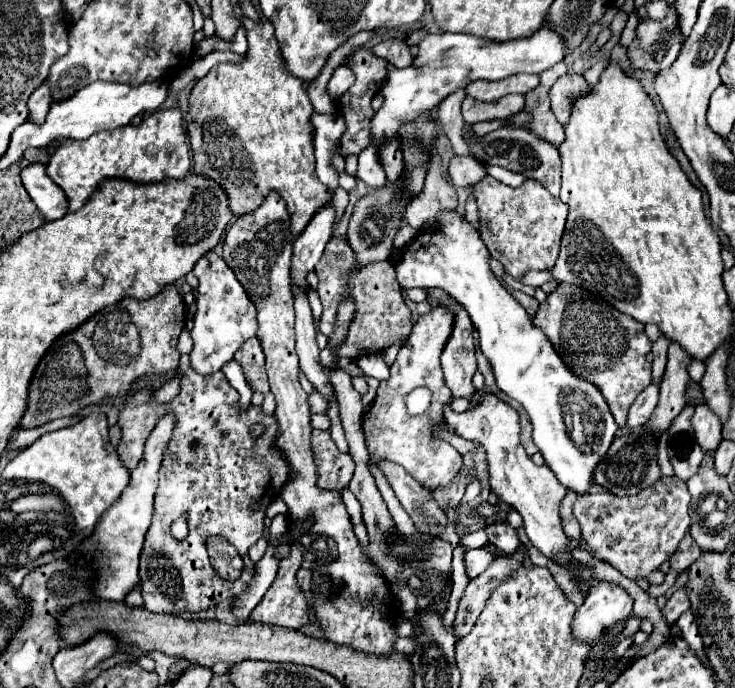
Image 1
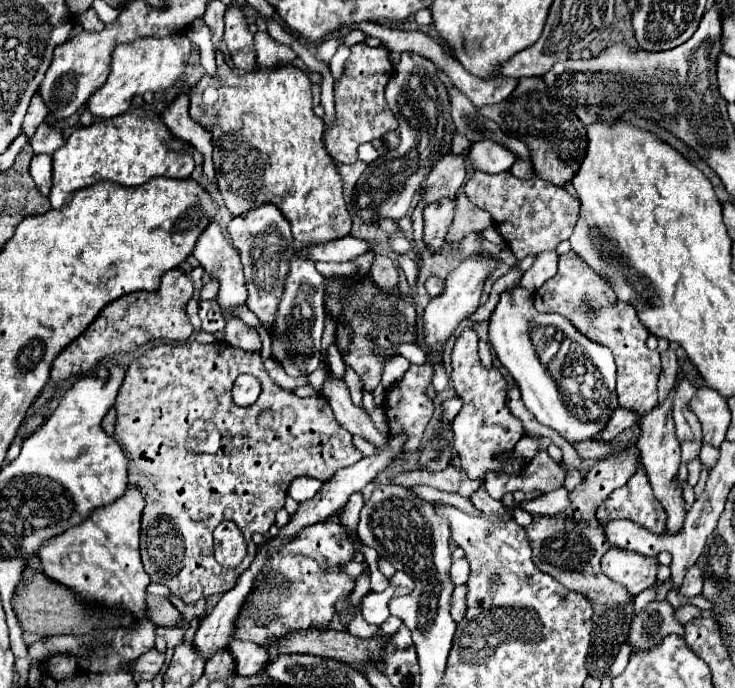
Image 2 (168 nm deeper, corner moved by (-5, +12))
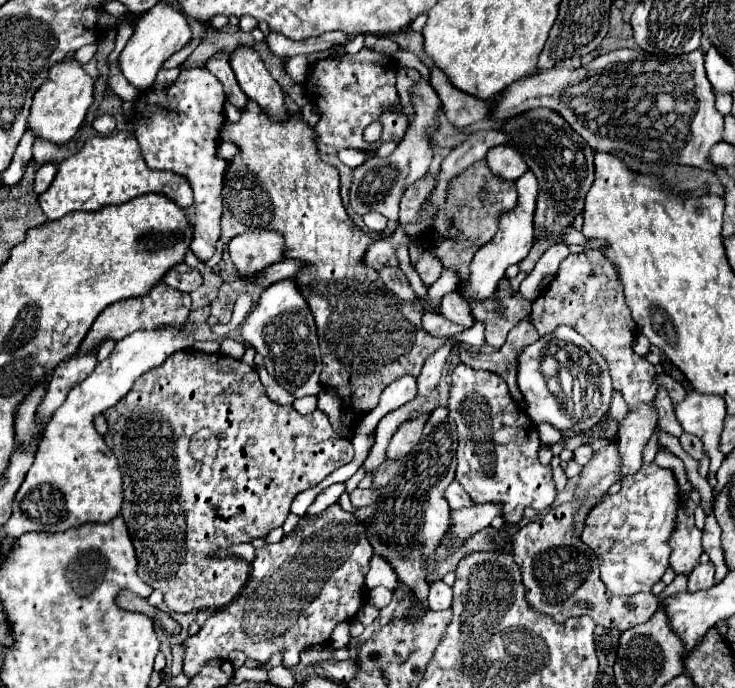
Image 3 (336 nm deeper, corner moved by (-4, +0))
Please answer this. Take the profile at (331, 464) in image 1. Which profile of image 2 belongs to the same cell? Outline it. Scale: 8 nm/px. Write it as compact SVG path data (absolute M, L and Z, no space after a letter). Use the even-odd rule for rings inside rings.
M188 340L184 344L160 344L148 350L130 364L114 408L118 412L114 440L130 458L128 480L130 484L138 484L146 496L140 532L144 570L152 582L168 586L170 594L180 596L184 602L196 602L200 598L224 594L234 588L238 576L256 556L258 546L252 542L252 534L268 532L268 528L274 524L276 512L284 506L284 496L294 478L310 476L324 482L330 480L336 470L362 460L362 452L352 444L350 432L338 426L326 400L298 398L292 392L282 390L268 378L258 352L238 350L222 342L198 344L196 340ZM240 374L252 374L262 384L262 394L254 406L242 408L232 400L232 386ZM266 408L274 412L274 422L264 430L256 424L256 416ZM196 420L216 424L222 436L218 452L200 454L186 448L188 430ZM222 520L232 520L248 542L248 554L238 568L222 568L214 560L212 530Z

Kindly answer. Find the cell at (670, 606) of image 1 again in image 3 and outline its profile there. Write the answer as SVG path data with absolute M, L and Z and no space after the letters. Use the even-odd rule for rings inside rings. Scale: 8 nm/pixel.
M711 562L707 564L699 564L687 582L687 590L689 592L697 592L697 590L707 590L713 586L713 574L715 574L715 566Z

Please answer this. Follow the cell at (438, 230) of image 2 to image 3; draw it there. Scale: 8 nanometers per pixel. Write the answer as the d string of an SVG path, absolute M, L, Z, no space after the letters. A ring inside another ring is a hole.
M413 242L409 246L409 256L411 256L411 266L421 276L425 288L429 288L441 276L441 272L443 272L441 262L425 248L423 242Z

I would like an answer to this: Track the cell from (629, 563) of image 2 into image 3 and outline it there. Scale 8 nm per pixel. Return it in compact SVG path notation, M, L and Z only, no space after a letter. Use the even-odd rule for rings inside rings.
M655 462L643 464L641 470L633 476L625 476L621 486L615 492L609 492L591 512L585 522L585 530L581 540L589 544L589 548L599 558L601 566L601 580L605 586L619 596L633 596L639 592L651 592L653 584L661 580L665 570L669 568L669 538L677 528L677 508L679 508L679 482L673 470L661 468Z

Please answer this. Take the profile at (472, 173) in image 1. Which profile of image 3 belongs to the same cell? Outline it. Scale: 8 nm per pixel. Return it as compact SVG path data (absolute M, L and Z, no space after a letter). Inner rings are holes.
M501 144L501 146L493 148L493 150L489 150L487 152L487 162L489 162L489 168L497 176L501 176L505 180L517 180L527 172L525 160L509 144Z

